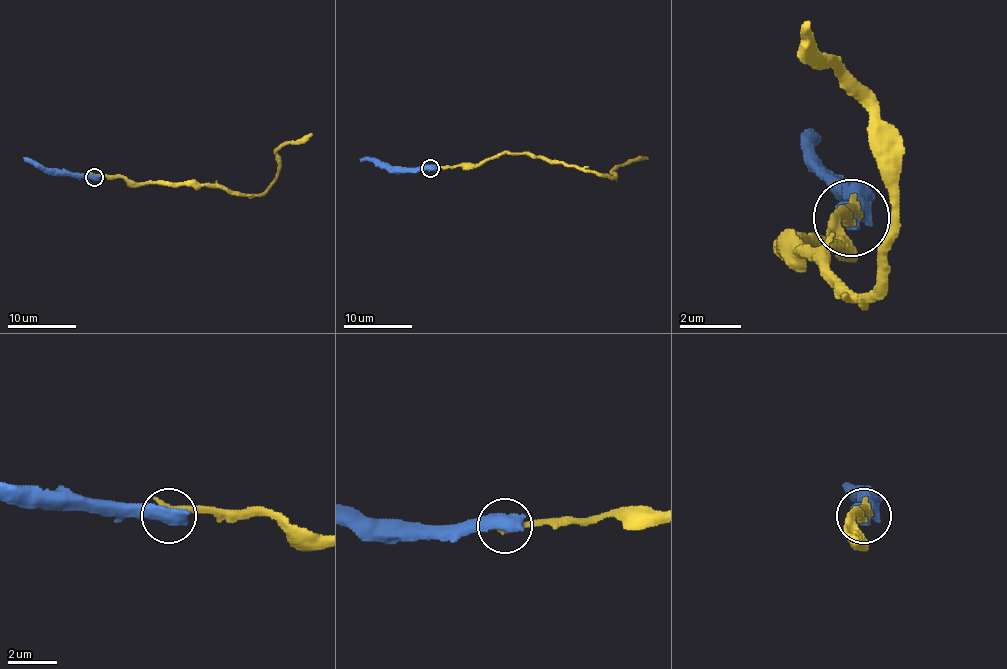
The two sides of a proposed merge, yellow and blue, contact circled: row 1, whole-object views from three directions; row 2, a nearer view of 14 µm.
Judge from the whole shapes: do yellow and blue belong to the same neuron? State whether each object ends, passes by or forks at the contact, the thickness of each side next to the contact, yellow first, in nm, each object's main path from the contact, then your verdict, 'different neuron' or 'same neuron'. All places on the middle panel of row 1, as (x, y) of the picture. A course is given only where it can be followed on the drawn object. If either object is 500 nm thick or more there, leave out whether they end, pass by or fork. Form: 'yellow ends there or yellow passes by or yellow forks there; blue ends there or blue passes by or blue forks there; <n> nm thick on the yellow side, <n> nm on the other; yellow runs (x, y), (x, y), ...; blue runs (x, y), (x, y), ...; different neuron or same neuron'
400 nm thick on the yellow side, 700 nm on the other; yellow runs (429, 168), (482, 164), (506, 152), (530, 152), (612, 178), (612, 173), (619, 166), (648, 157); blue runs (429, 168), (383, 168), (373, 161), (359, 159); different neuron

